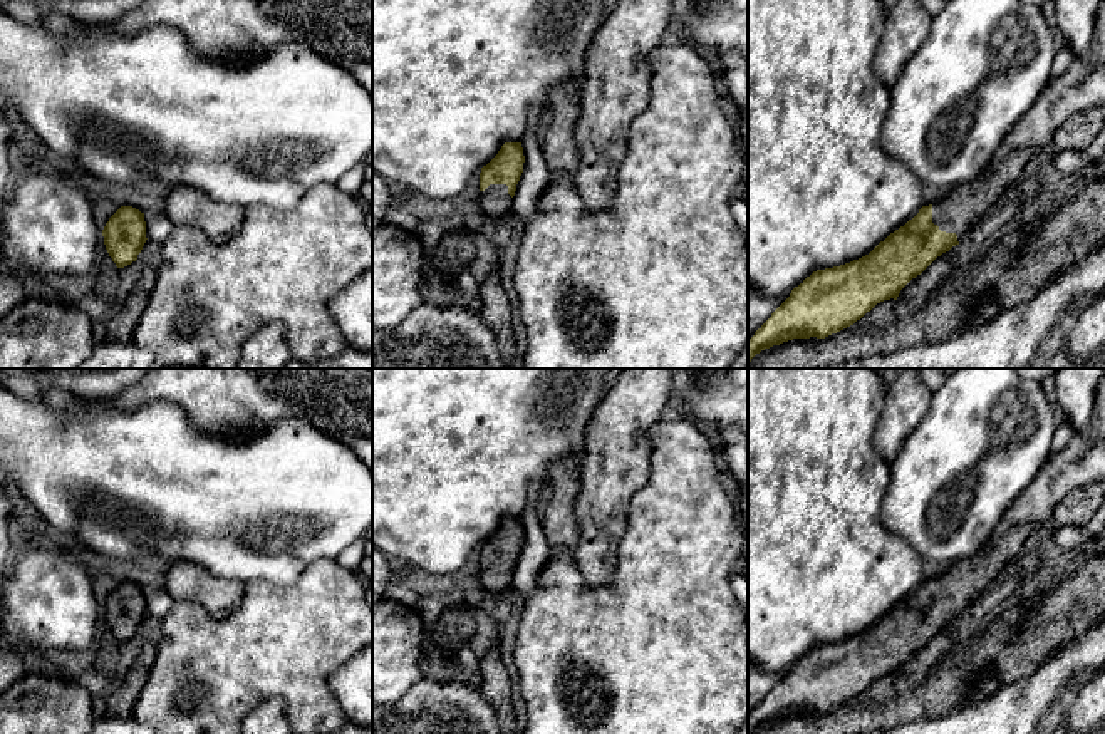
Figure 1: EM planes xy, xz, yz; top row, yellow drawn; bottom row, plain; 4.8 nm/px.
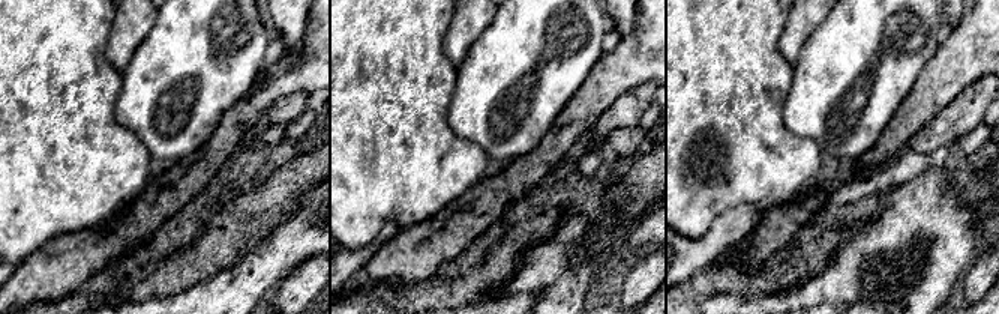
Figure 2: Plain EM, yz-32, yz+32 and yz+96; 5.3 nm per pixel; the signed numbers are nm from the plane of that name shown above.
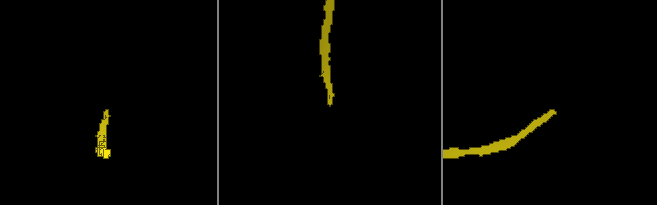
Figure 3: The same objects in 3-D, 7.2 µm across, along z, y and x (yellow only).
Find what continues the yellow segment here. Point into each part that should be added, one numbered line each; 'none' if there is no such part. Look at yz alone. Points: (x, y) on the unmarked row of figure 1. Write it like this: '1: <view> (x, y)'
1: yz (968, 584)

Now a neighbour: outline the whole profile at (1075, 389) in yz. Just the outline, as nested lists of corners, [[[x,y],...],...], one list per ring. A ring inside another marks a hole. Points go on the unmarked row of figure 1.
[[[1056,369],[1053,375],[1056,402],[1073,431],[1090,426],[1103,375],[1105,369]]]

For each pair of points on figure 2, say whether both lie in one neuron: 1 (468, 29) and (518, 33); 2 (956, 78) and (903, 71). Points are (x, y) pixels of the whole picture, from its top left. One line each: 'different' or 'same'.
1: different
2: different

